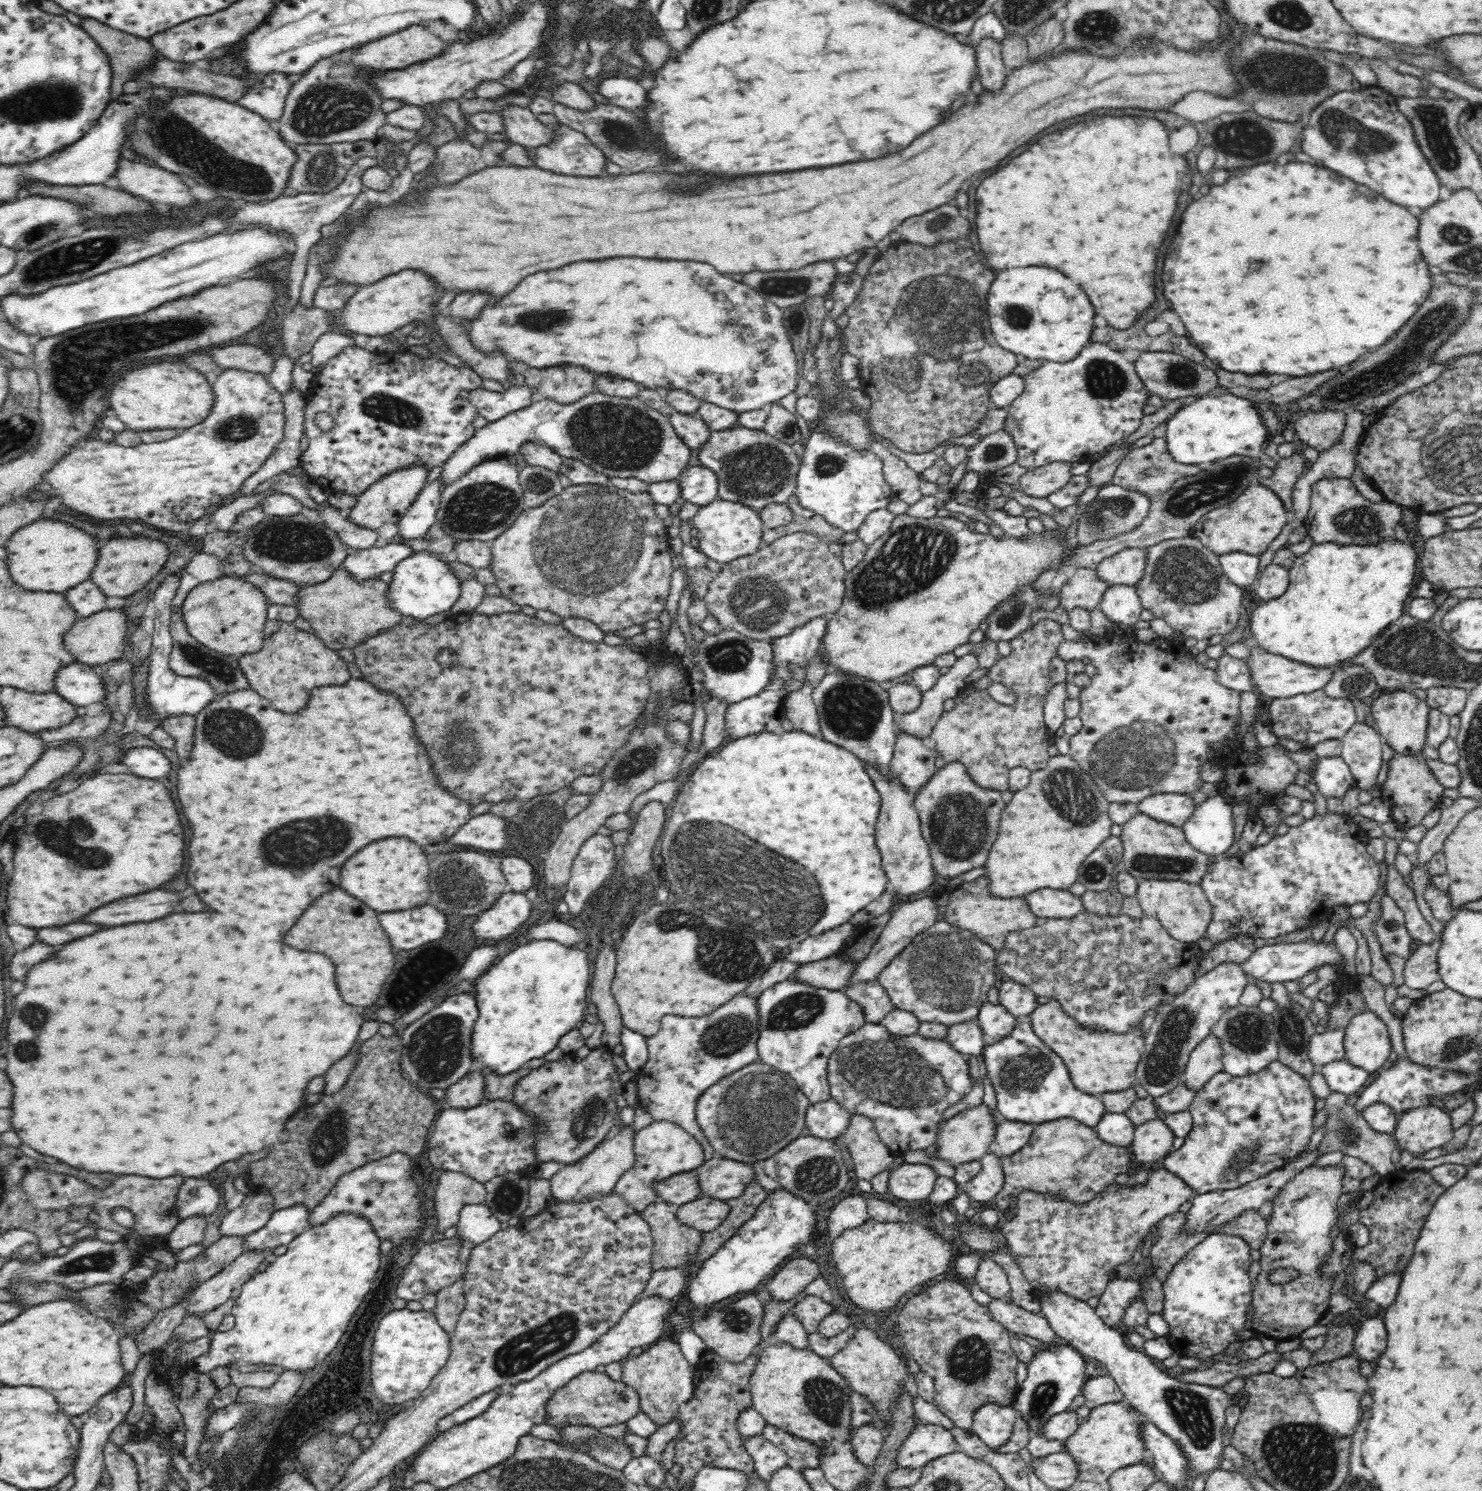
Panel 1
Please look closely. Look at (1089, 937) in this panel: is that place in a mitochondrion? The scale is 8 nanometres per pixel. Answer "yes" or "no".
no

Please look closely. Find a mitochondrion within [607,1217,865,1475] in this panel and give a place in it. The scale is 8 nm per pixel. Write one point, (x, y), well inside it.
(825, 1399)

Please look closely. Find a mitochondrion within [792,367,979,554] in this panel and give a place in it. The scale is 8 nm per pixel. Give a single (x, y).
(828, 466)

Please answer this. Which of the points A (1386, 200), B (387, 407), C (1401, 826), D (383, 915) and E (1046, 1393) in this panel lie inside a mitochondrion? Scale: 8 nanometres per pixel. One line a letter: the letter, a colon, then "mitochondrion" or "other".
A: other
B: mitochondrion
C: other
D: other
E: mitochondrion

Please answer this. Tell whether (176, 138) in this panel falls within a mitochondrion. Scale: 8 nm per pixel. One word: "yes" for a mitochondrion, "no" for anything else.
yes

